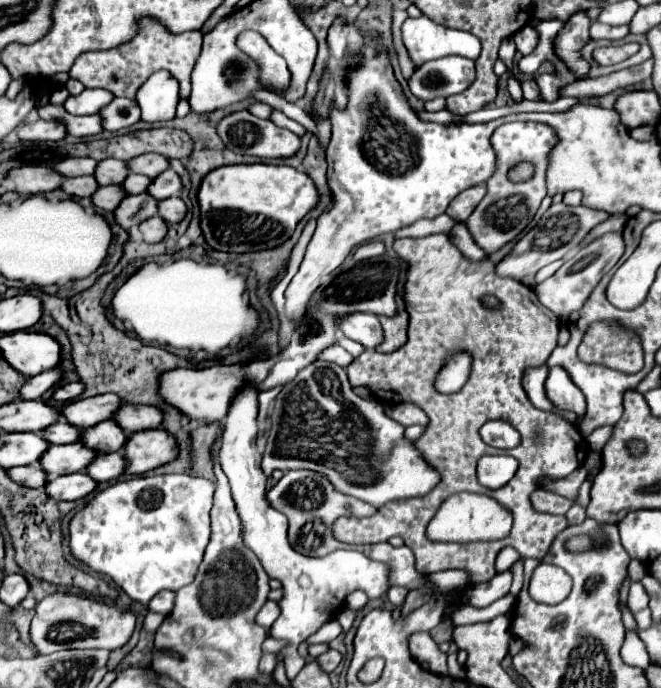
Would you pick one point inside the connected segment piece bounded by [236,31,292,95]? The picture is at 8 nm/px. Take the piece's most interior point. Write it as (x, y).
(274, 75)

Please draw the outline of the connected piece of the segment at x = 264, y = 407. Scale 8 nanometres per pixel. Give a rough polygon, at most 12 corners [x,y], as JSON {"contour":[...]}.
{"contour":[[278,386],[258,396],[258,423],[268,419],[269,409],[283,387]]}

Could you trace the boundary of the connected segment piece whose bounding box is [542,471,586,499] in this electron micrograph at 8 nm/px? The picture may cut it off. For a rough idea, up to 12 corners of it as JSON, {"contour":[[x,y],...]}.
{"contour":[[574,471],[560,481],[544,481],[542,487],[564,497],[576,497],[586,471]]}

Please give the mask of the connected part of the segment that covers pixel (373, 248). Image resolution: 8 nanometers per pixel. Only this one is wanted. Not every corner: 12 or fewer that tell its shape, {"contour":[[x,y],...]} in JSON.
{"contour":[[368,241],[354,251],[359,263],[384,253],[384,243]]}

